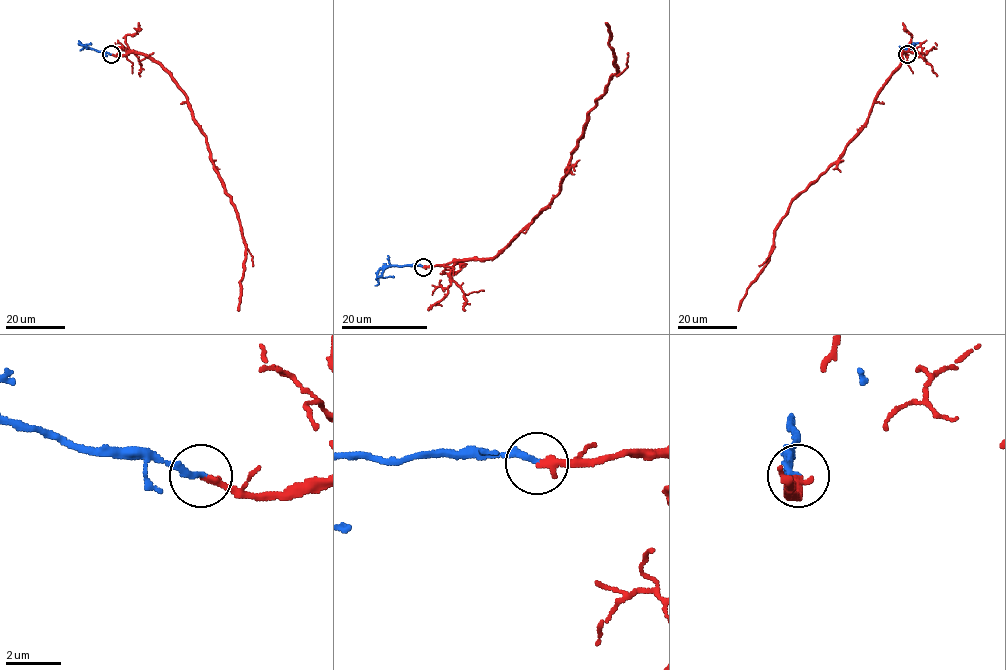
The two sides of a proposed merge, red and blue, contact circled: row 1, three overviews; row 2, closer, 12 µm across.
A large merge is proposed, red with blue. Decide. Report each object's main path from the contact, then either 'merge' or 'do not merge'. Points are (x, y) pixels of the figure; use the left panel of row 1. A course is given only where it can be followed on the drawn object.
red runs (111, 54), (151, 57), (185, 95), (242, 231), (245, 259), (238, 311); blue runs (111, 54), (79, 44), (91, 43); merge

